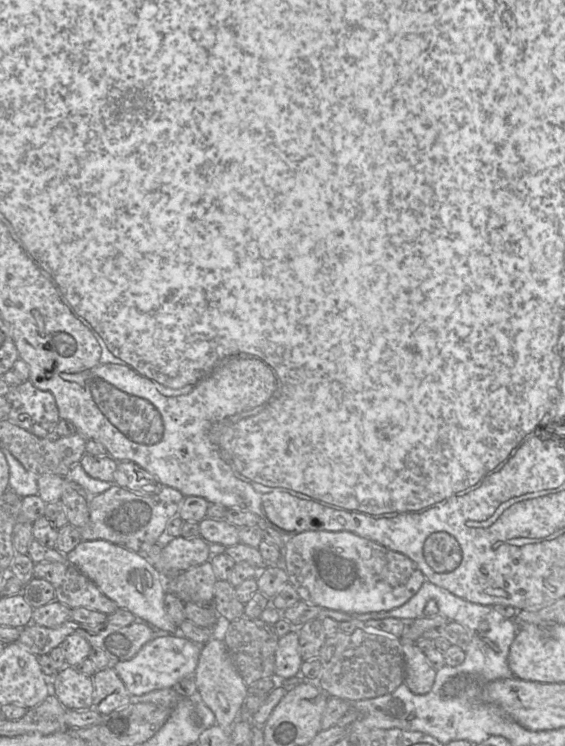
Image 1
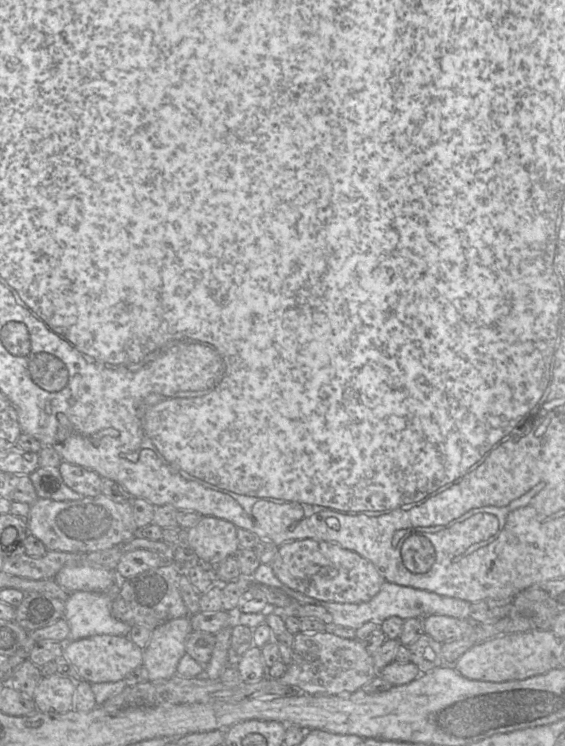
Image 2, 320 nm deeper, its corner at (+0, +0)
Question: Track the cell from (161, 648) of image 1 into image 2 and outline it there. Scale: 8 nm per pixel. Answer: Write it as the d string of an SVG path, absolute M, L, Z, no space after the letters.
M94 635L64 644L63 656L75 667L81 679L90 684L118 682L142 665L143 649L128 636Z

